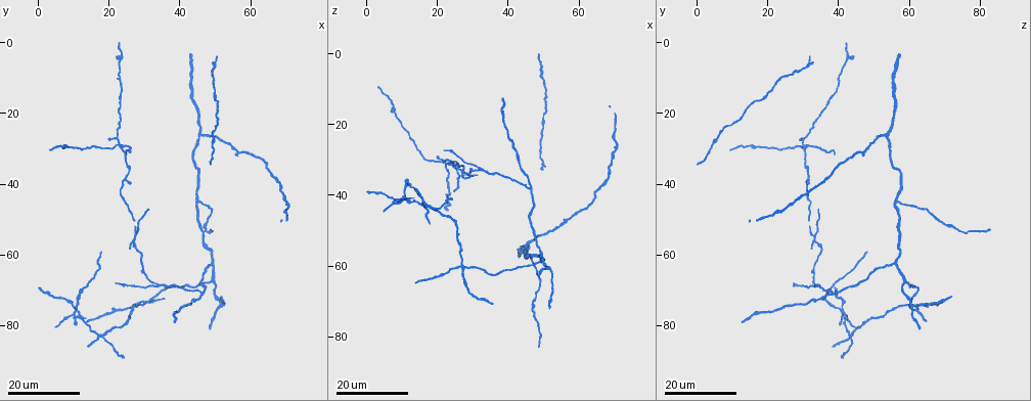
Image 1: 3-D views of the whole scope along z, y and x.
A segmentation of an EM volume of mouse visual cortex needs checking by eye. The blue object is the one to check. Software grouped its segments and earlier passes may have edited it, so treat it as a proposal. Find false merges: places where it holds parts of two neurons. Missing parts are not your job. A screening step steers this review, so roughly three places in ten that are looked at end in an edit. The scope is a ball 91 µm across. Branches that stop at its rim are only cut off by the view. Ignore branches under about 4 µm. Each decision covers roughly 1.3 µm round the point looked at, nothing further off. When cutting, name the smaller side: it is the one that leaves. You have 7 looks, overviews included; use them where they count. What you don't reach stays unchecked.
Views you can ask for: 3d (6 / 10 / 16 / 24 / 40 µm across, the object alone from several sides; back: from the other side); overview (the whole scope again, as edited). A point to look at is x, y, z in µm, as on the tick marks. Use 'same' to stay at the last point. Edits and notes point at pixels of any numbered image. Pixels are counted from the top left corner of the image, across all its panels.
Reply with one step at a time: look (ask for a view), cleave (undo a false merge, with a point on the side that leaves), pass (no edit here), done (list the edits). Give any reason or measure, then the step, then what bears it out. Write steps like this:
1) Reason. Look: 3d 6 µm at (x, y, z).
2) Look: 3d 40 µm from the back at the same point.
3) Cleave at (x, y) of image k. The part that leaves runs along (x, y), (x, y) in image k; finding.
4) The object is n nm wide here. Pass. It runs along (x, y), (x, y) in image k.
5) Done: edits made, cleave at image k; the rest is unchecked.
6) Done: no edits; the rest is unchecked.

Look: 3d 16 µm at (45.5, 45.5, 56.5).

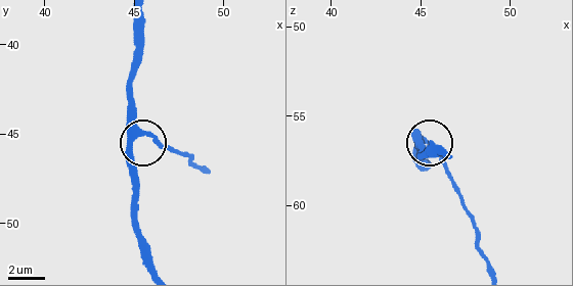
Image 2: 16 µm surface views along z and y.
Look: 3d 6 µm at the same point.

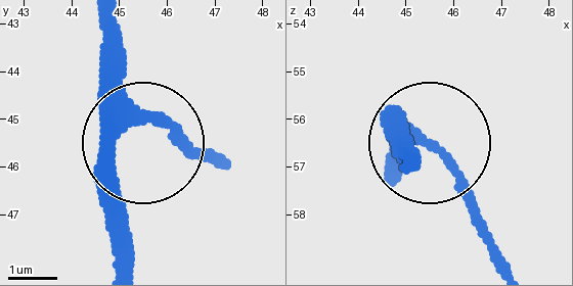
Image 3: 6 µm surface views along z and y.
Pass. Continuous, no second neuron.

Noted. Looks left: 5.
Look: 3d 24 µm at (47.5, 57.5, 57.0).

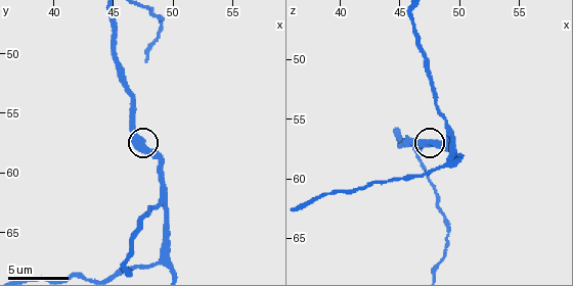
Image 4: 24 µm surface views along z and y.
Look: 3d 10 µm at (48.2, 58.0, 57.0).

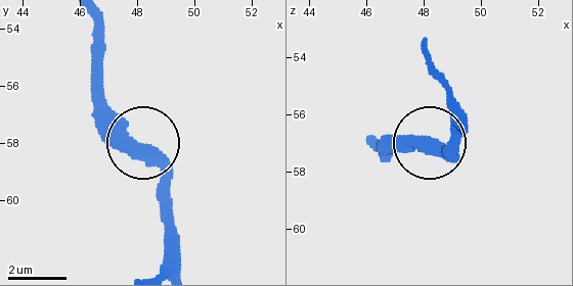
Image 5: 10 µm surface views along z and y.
Pass. It runs along (140, 142), (92, 86) in image 5; one neuron here.

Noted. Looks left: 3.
Branch point. Look: 3d 24 µm at (33.5, 68.5, 33.5).

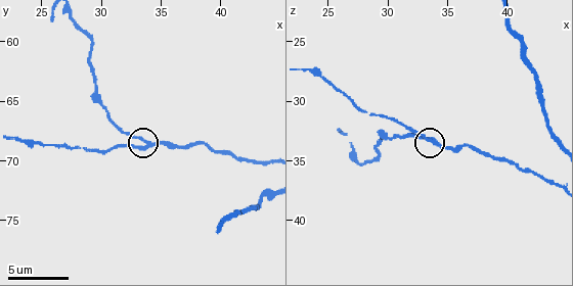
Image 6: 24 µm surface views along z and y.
Look: 3d 6 µm at the same point.

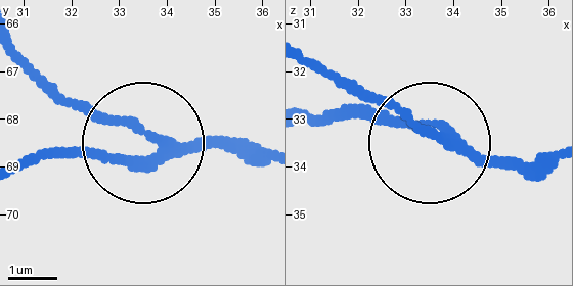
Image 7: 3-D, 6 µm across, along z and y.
3 arms meet here. Pass. It runs along (267, 154), (169, 142), (39, 154) in image 7; continuous, no second neuron.

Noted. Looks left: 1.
Small branch off a trunk. Look: 3d 16 µm at (49.2, 67.6, 58.8).

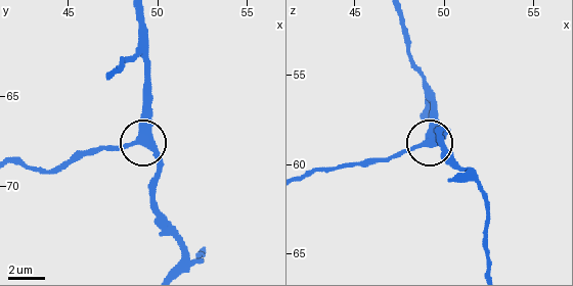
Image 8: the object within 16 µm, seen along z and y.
The side arm is 21 µm long; 3 arms meet here. Pass. Continuous, no second neuron.

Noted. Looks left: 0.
Done: no edits; the rest is unchecked.

